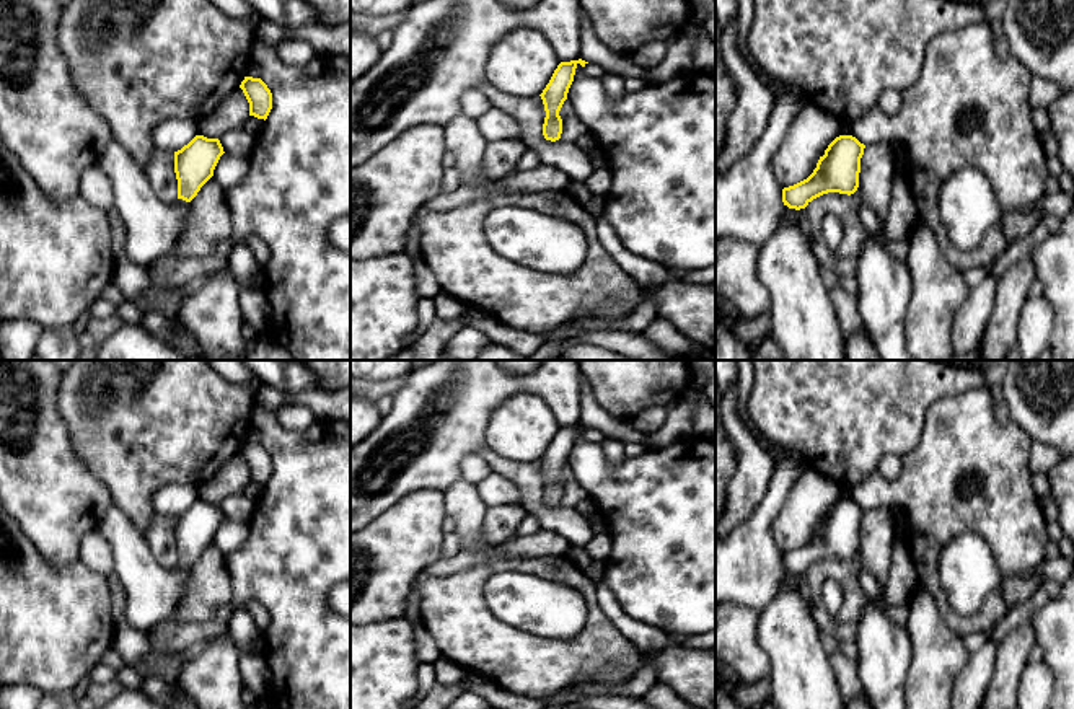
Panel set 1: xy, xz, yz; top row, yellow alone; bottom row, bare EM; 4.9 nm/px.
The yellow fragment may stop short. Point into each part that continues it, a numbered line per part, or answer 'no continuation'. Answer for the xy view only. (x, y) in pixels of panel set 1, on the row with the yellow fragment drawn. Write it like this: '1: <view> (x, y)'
1: xy (154, 228)

